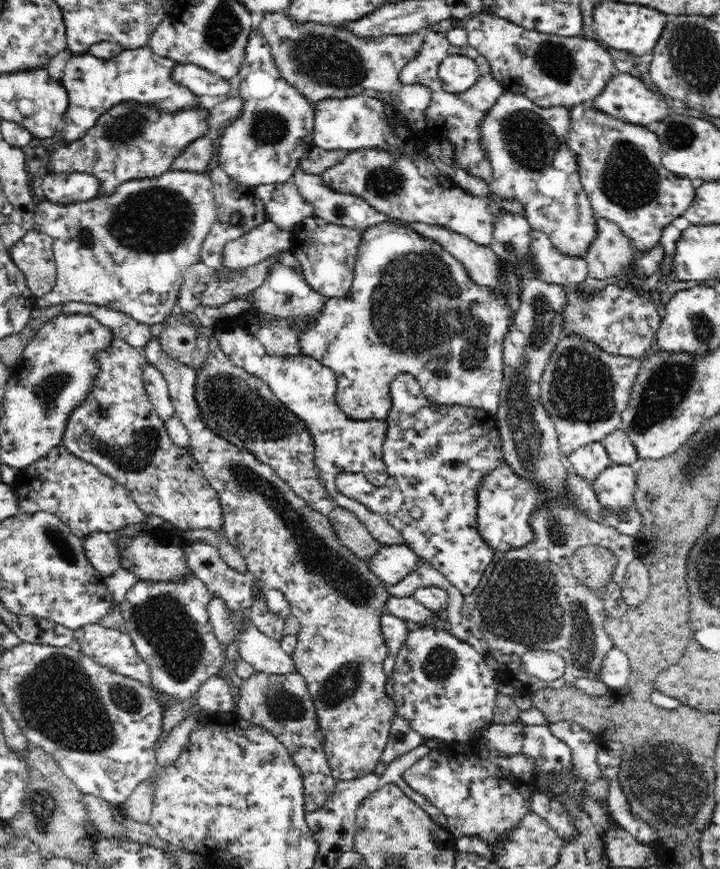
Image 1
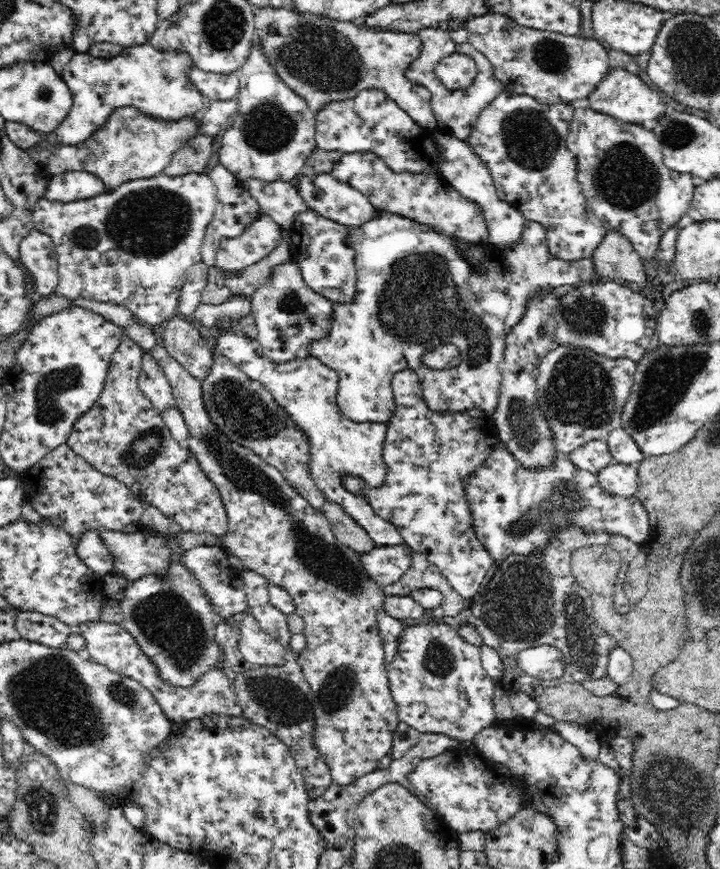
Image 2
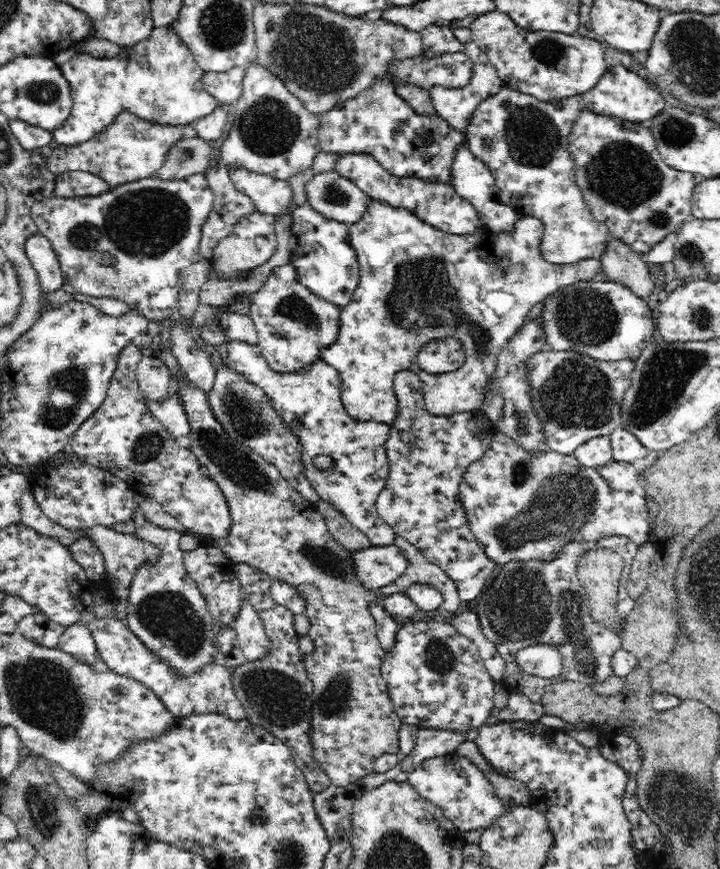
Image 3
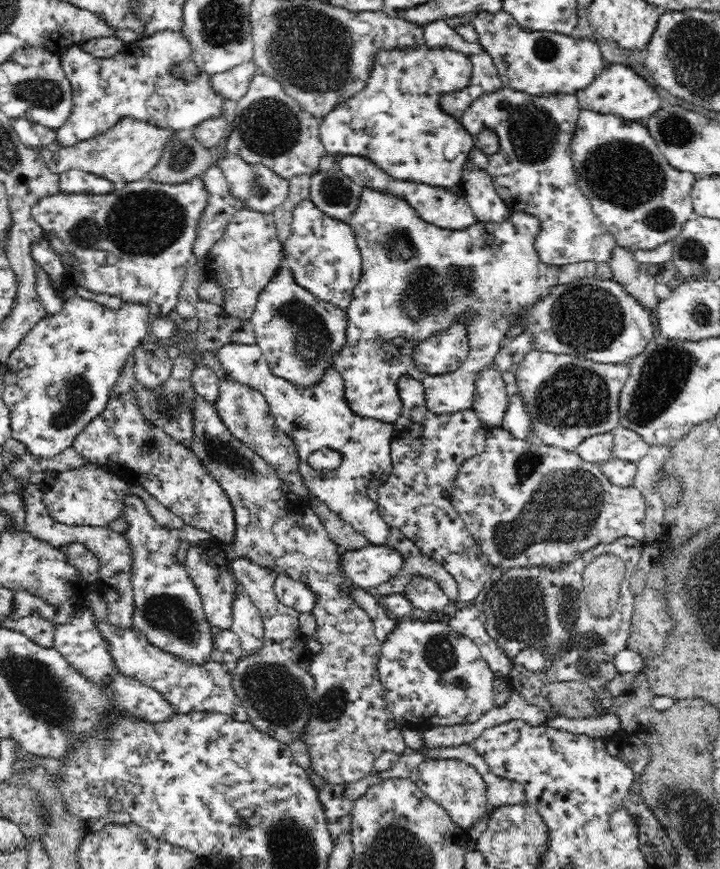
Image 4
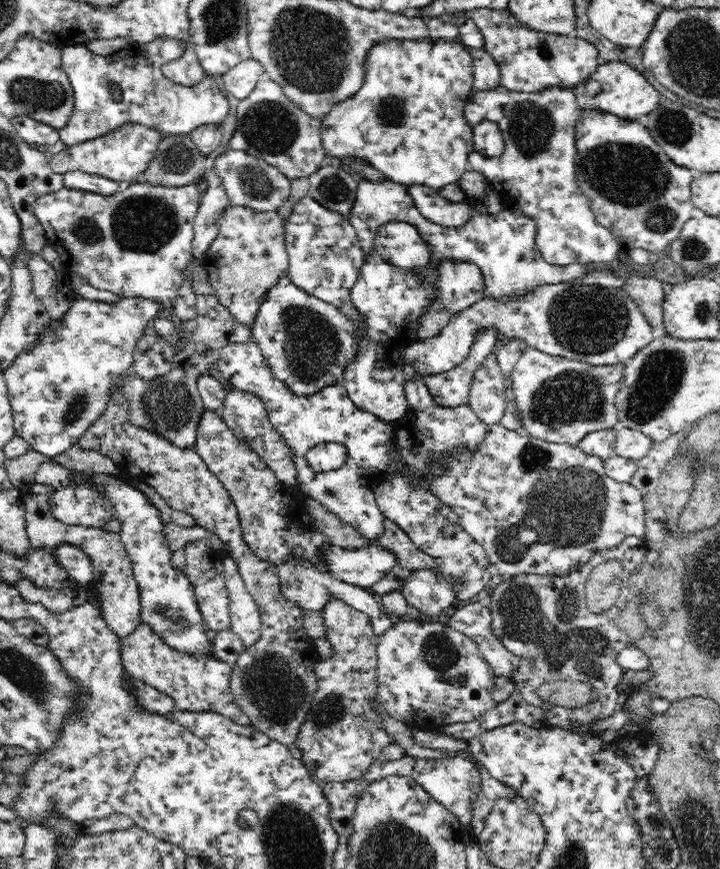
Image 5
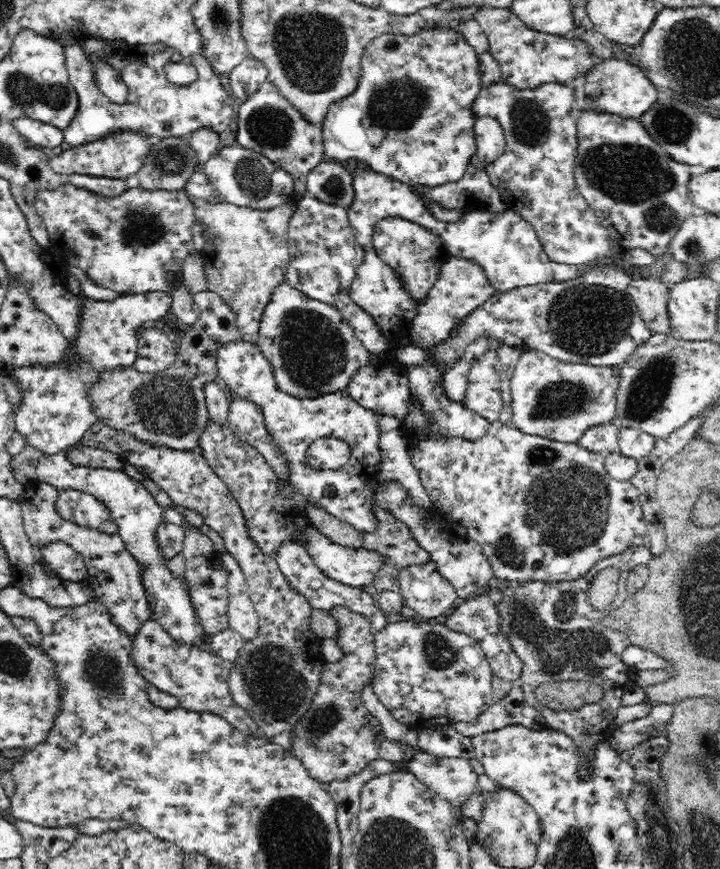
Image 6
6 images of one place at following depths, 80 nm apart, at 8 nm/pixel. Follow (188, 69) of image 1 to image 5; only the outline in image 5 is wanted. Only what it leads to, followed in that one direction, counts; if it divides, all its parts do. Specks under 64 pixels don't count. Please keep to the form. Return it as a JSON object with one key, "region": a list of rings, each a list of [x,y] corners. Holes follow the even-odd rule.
{"region":[[[252,58],[243,60],[221,75],[222,86],[240,101],[244,100],[265,77],[264,66]]]}

